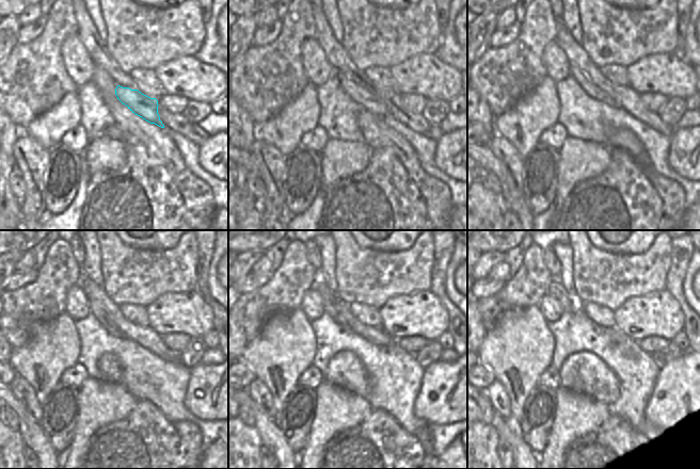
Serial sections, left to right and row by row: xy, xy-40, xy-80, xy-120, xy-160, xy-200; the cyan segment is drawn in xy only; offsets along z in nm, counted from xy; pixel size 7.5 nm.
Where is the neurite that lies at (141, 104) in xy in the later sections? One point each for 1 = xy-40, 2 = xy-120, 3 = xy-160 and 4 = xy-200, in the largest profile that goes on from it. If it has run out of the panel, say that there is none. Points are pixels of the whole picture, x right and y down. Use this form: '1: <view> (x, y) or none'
1: xy-40 (367, 100)
2: xy-120 (96, 308)
3: xy-160 (331, 301)
4: xy-200 (556, 290)

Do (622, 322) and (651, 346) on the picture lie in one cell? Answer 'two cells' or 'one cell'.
two cells

